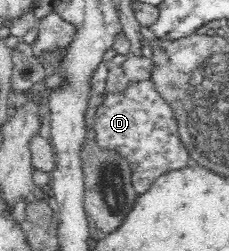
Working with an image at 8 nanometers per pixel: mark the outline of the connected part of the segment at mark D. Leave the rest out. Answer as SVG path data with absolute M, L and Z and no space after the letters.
M149 78L140 81L129 81L124 89L108 94L103 102L95 110L93 132L95 133L94 143L101 151L113 152L129 163L131 169L131 186L133 191L139 195L149 192L151 186L159 176L174 169L185 168L189 162L188 150L185 149L178 132L178 122L173 107L168 100L155 87L154 82Z

